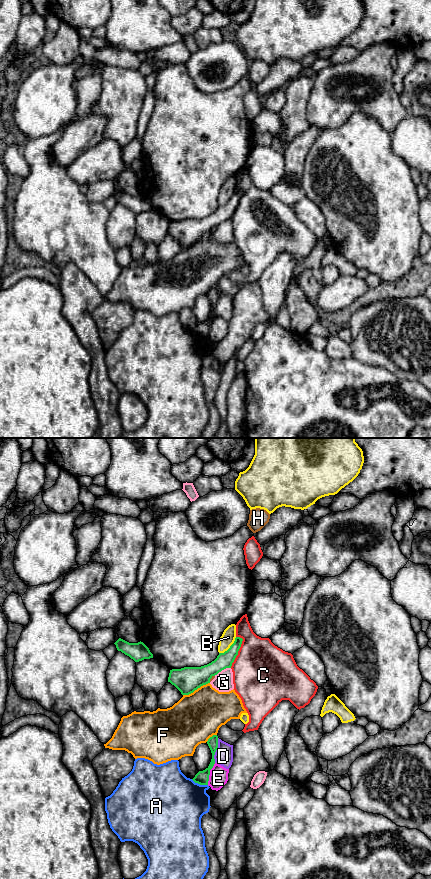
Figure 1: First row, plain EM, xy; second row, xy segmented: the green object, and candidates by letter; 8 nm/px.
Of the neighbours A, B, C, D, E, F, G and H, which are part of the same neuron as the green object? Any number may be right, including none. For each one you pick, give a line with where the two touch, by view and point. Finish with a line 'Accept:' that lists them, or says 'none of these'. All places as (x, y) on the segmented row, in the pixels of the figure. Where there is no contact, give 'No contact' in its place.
Accept: none of these

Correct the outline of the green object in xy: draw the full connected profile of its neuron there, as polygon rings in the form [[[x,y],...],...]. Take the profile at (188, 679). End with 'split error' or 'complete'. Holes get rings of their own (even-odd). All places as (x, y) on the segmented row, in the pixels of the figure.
[[[236,637],[234,643],[224,653],[219,653],[211,663],[201,667],[184,667],[170,670],[168,682],[174,685],[182,695],[189,695],[226,668],[231,668],[243,639]]]; complete

